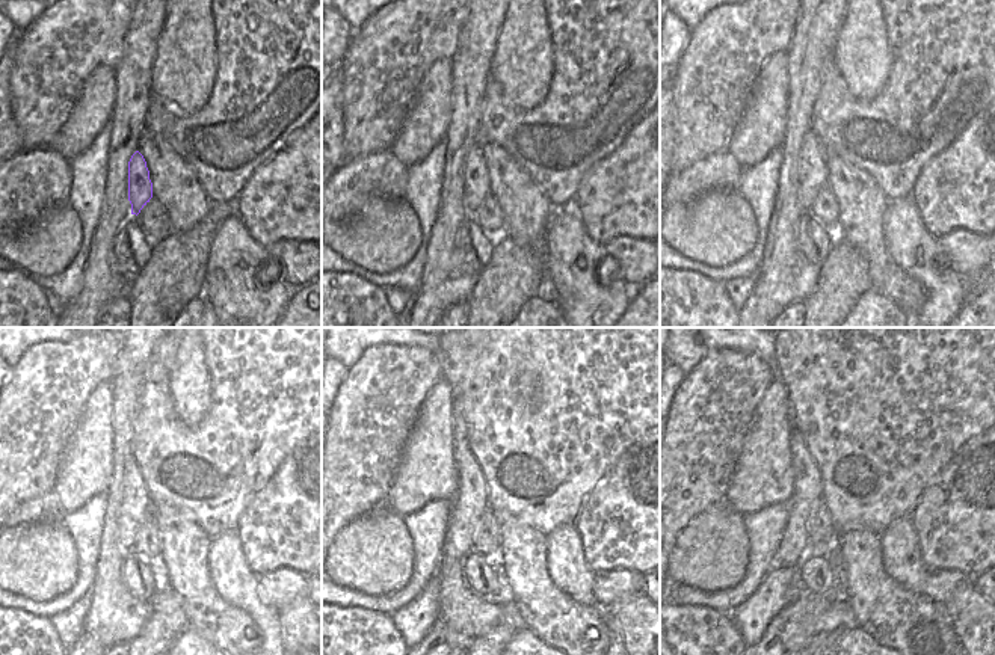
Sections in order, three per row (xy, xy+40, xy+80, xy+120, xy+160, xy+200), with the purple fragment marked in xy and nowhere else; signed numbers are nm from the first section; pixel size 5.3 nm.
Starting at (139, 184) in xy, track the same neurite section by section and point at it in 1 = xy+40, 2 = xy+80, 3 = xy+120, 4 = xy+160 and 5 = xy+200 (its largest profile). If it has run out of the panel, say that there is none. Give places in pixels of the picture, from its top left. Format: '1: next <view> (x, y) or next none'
1: next xy+40 (476, 186)
2: next xy+80 (811, 159)
3: next xy+120 (135, 509)
4: next xy+160 (470, 501)
5: next xy+200 (808, 488)

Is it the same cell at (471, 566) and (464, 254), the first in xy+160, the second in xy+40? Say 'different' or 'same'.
same

